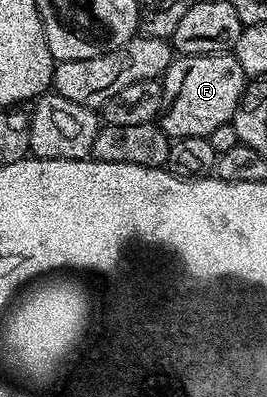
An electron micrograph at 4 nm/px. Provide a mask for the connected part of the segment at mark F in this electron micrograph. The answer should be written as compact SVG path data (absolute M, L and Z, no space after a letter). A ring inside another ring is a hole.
M232 52L215 55L178 56L161 81L161 130L171 139L207 137L215 127L232 122L241 96L245 94L247 78L243 67Z

